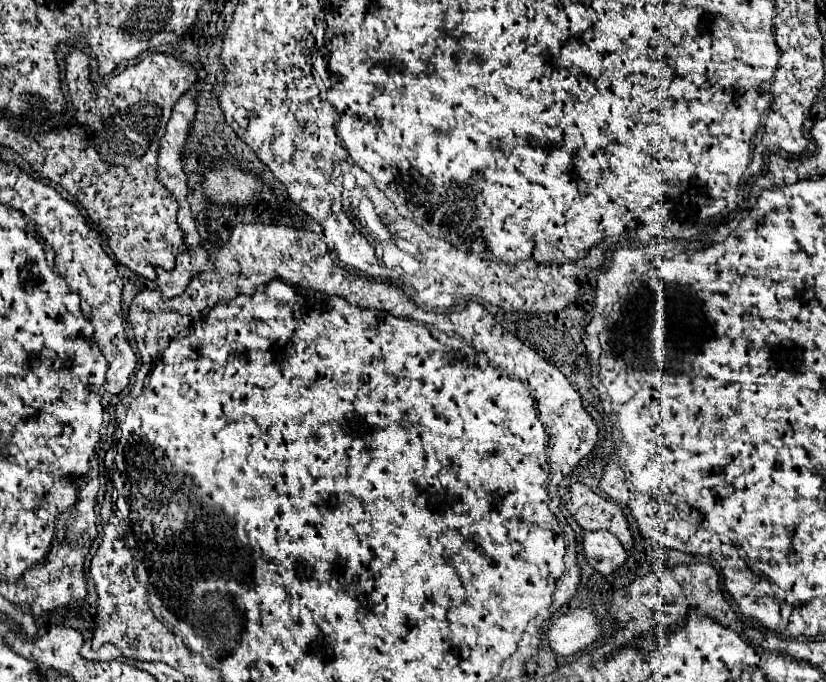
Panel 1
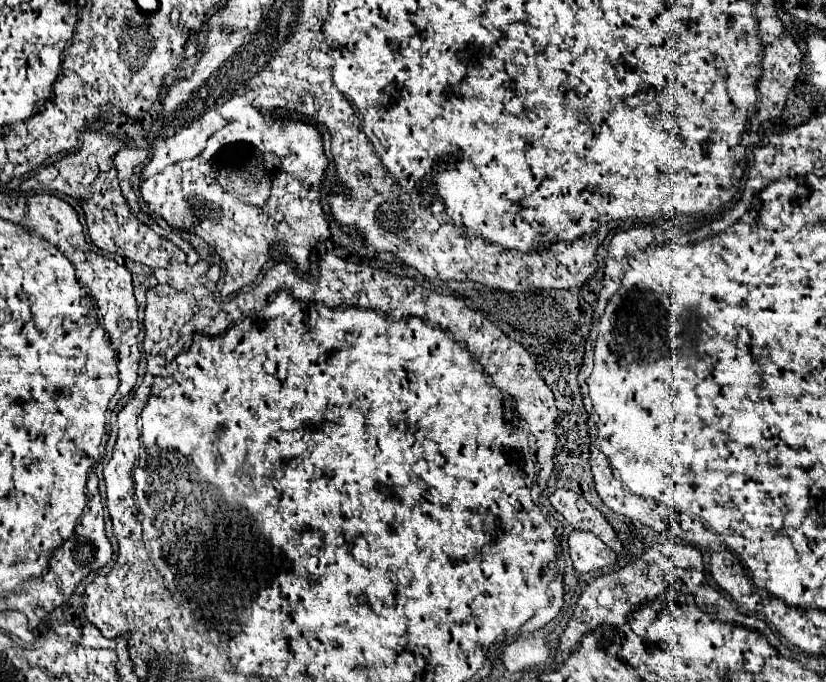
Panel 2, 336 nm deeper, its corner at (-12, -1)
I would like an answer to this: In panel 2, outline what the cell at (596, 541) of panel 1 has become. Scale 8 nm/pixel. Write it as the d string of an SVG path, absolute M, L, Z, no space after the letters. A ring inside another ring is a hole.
M572 531L568 537L570 557L578 573L592 573L598 569L612 567L618 559L612 549L608 549L596 535L584 531Z

